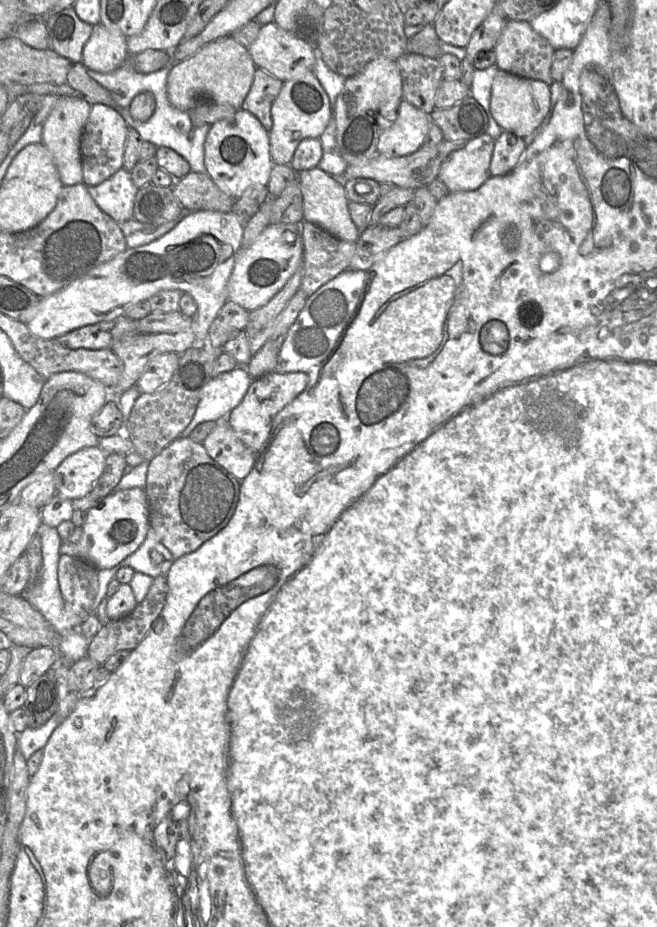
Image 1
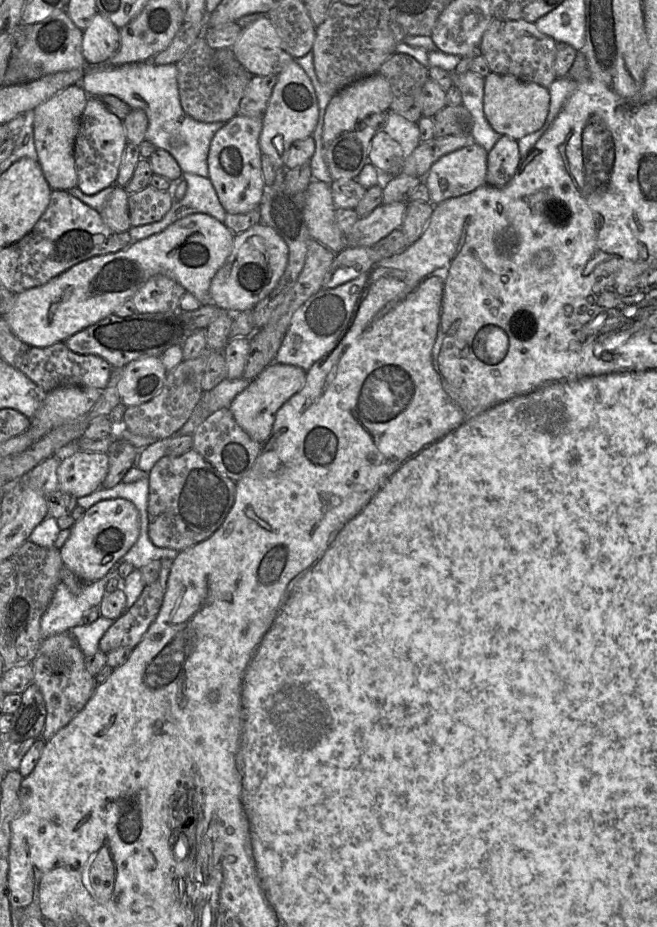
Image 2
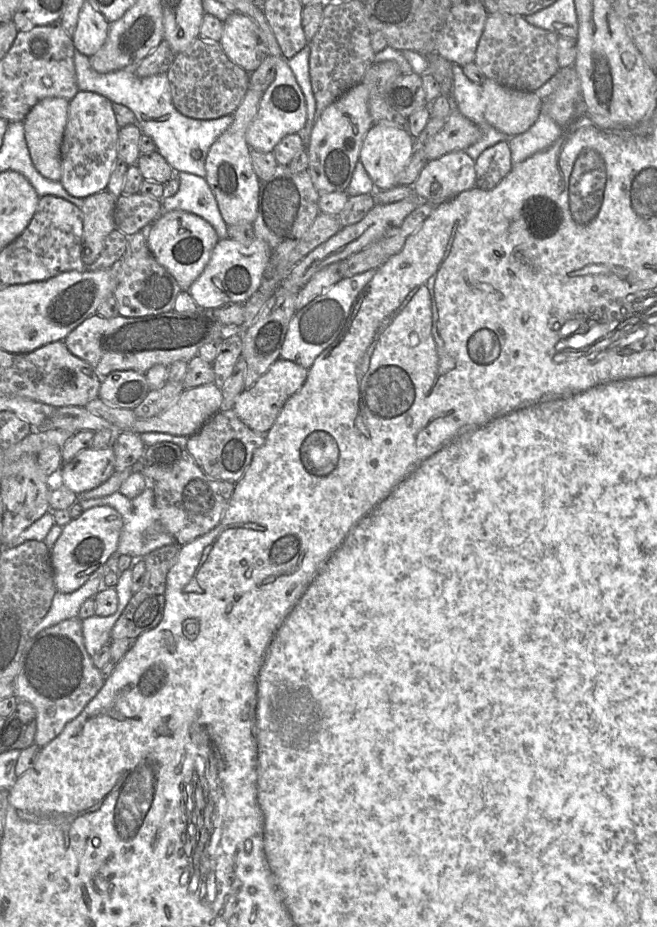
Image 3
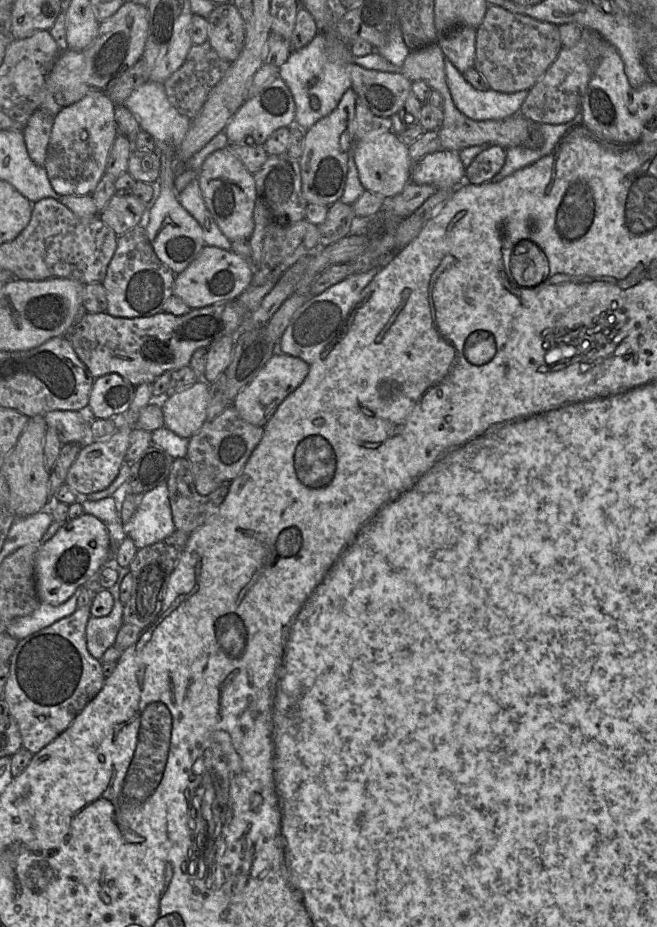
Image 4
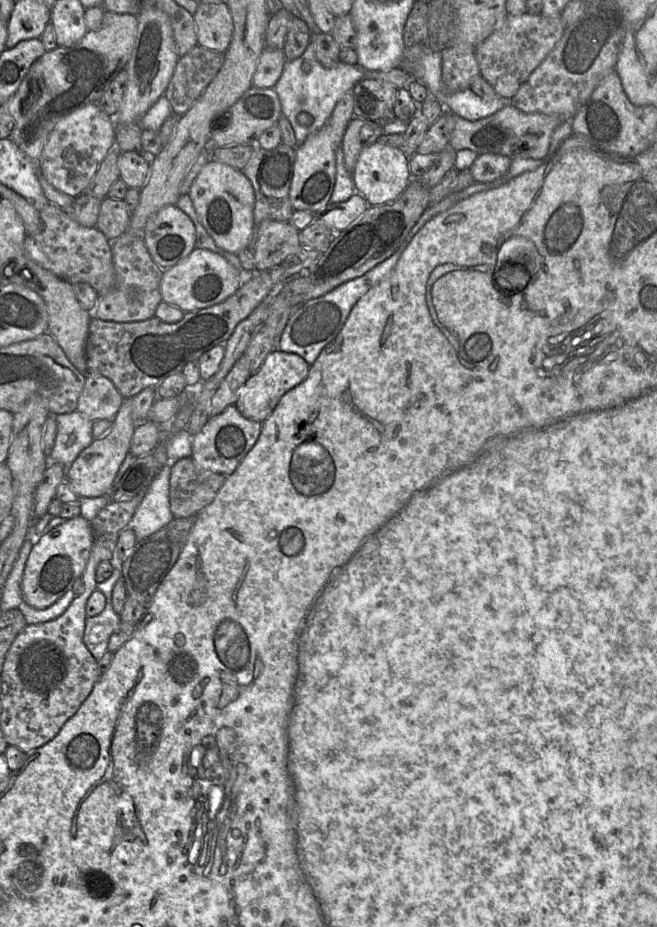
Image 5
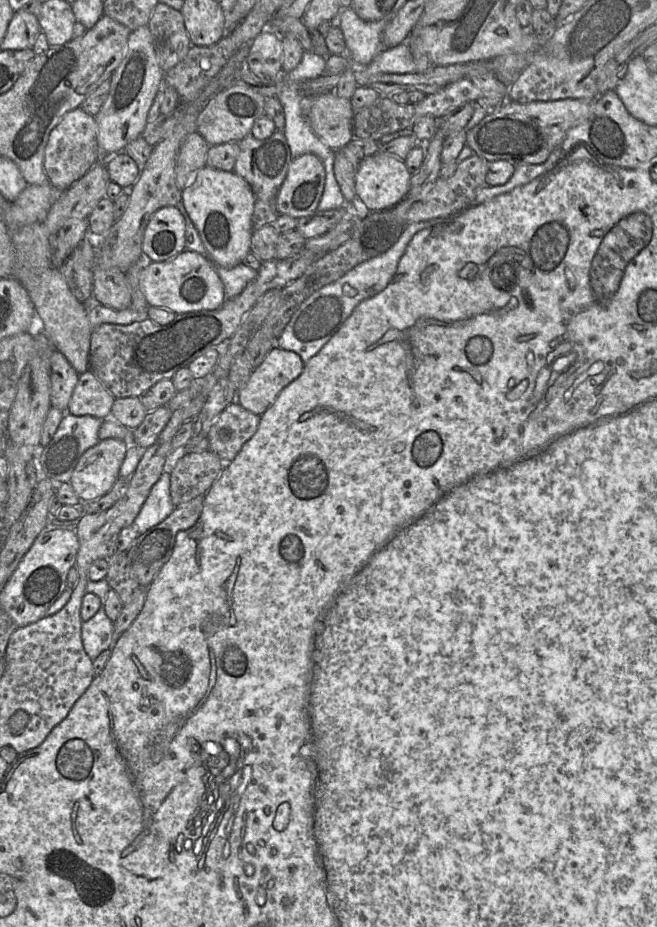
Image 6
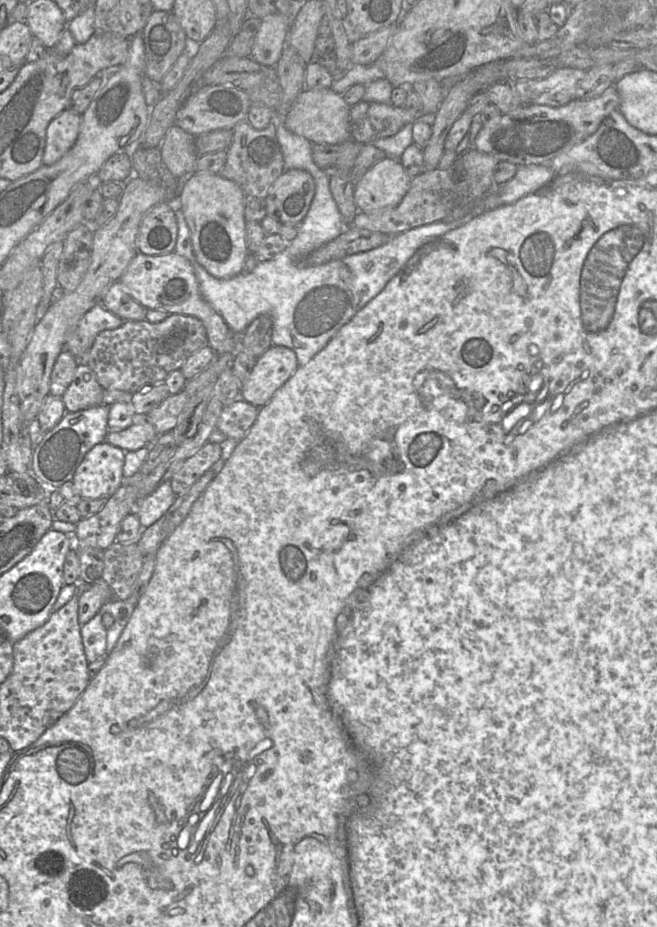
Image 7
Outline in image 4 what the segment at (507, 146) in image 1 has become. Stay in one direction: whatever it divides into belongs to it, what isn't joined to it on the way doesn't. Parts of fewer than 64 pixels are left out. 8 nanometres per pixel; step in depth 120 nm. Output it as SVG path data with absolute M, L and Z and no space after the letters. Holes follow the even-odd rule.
M491 145L480 152L465 170L465 181L483 184L493 178L502 169L506 159L506 149Z

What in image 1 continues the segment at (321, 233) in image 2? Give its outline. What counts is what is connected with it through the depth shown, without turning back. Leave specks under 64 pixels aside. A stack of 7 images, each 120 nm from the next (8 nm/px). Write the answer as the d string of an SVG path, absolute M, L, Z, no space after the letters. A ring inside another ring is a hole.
M317 167L297 173L303 196L303 220L321 227L341 240L356 241L360 231L350 217L349 200L346 197L343 181Z

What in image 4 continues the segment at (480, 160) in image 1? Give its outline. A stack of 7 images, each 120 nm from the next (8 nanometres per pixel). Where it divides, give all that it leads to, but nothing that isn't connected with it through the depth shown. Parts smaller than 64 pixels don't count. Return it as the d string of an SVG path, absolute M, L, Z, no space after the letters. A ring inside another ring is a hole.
M439 149L413 163L410 181L454 191L466 182L465 170L458 152Z

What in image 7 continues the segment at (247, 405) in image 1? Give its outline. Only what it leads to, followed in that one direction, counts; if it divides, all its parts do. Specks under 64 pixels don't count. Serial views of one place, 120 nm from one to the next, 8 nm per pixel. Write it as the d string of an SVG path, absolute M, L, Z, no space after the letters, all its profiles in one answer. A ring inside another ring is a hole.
M272 345L257 357L244 380L240 398L261 408L296 371L299 364L295 352L286 346Z

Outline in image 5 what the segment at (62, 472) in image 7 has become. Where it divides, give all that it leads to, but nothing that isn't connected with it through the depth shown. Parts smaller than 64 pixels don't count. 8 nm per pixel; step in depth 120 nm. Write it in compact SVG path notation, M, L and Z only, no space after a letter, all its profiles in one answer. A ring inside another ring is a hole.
M78 411L55 415L57 435L49 454L50 462L68 468L93 441L93 421Z

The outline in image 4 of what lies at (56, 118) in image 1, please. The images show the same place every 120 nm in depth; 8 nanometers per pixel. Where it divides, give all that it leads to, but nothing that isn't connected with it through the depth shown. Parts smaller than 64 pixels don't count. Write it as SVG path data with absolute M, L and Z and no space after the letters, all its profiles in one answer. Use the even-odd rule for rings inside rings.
M37 109L23 129L24 143L31 160L43 167L55 117L48 111Z

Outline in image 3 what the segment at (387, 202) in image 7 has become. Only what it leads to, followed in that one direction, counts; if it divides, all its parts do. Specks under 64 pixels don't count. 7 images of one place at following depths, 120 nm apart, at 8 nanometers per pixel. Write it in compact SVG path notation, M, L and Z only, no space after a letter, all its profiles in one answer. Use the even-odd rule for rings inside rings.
M375 123L367 132L359 159L376 189L388 190L398 183L398 176L405 169L416 148L415 138L405 128L391 124Z

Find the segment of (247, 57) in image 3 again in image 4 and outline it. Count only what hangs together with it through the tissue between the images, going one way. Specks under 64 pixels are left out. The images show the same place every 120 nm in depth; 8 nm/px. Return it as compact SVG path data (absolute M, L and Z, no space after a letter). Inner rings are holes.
M233 2L215 5L207 17L208 42L218 55L234 62L245 44L245 23Z

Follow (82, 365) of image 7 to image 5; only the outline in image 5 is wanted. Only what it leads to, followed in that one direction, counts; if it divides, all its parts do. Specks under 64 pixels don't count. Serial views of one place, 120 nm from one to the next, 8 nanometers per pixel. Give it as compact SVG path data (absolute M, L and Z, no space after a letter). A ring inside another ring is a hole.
M86 374L86 381L78 398L76 411L93 422L102 419L112 420L117 415L123 401L123 396L110 379Z

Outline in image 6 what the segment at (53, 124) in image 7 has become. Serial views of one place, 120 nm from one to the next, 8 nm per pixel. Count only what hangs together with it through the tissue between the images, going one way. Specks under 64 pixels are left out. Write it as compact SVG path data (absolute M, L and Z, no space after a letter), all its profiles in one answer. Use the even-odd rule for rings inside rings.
M78 107L66 113L51 131L44 151L44 170L52 186L66 190L99 162L100 156L95 116Z

